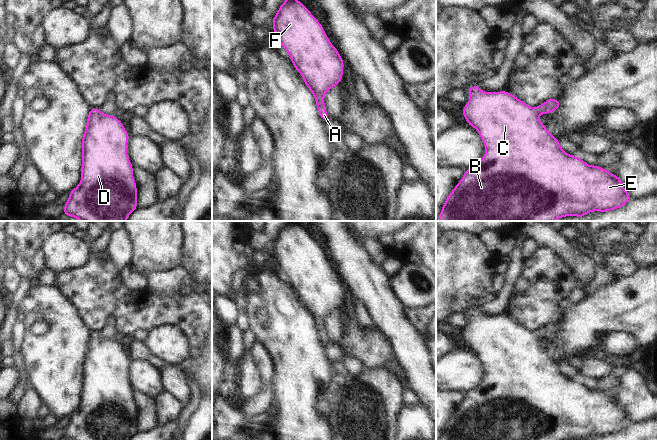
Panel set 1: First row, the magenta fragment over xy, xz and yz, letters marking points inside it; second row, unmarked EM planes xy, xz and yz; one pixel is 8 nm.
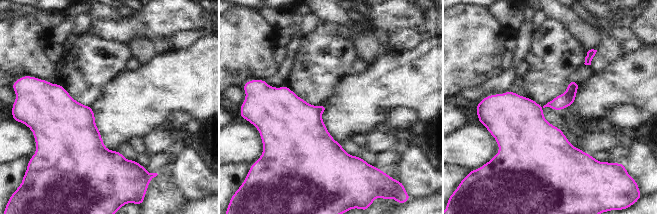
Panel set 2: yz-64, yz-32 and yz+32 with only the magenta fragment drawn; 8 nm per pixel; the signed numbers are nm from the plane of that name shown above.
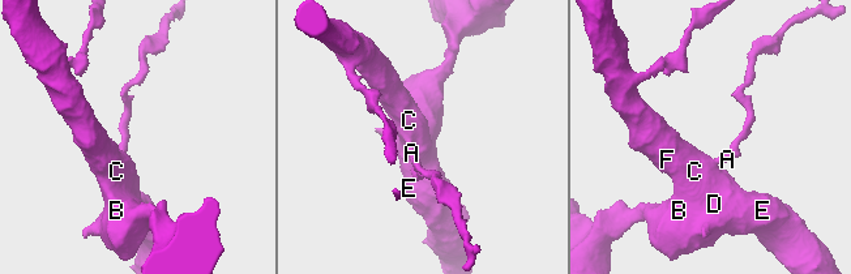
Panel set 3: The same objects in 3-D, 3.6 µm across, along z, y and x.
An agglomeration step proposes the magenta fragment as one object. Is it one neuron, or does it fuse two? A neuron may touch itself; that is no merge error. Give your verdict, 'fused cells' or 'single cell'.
single cell

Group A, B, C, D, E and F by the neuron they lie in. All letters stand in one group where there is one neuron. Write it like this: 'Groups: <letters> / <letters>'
Groups: A B C D E F.

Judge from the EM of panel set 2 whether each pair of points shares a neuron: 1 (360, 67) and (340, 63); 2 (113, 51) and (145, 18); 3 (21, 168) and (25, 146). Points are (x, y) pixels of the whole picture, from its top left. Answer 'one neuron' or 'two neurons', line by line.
1: two neurons
2: two neurons
3: two neurons

